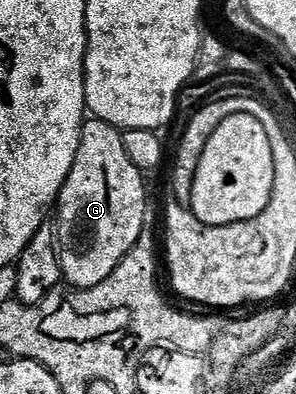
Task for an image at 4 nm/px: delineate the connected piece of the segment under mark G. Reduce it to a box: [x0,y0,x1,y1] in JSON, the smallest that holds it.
[56,118,147,289]

